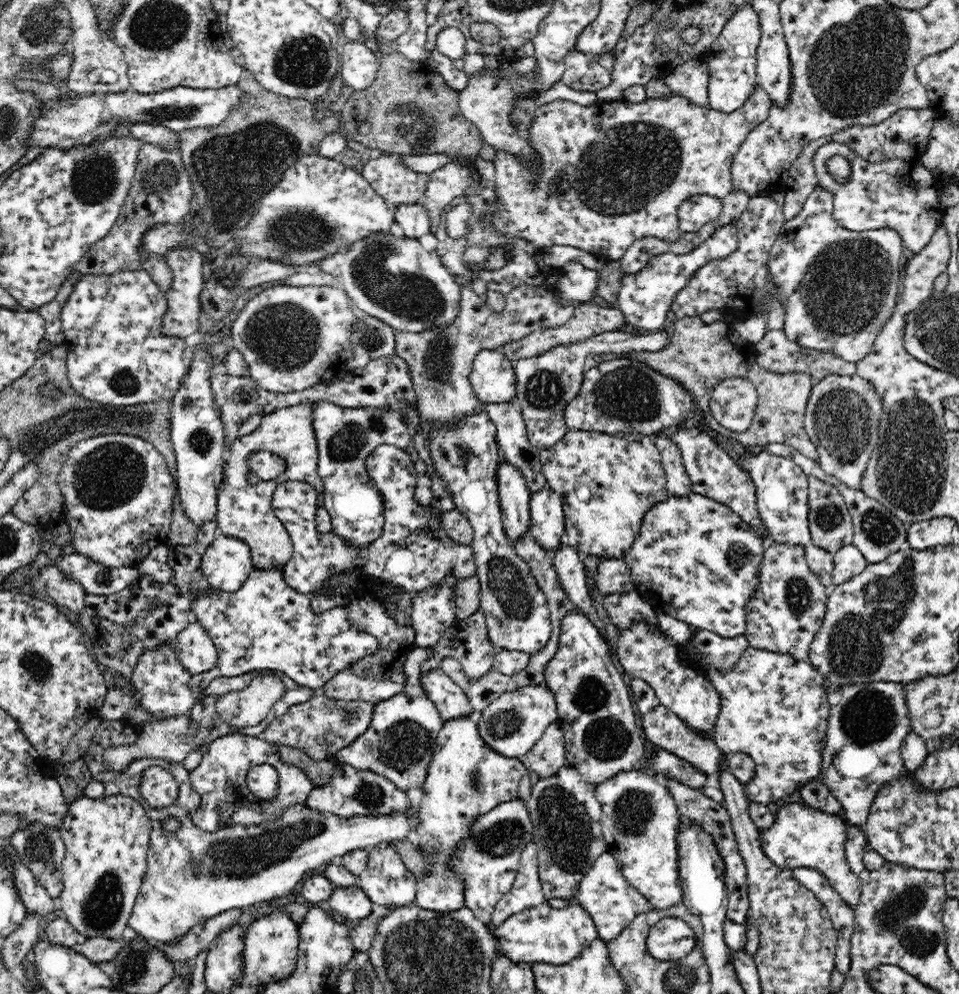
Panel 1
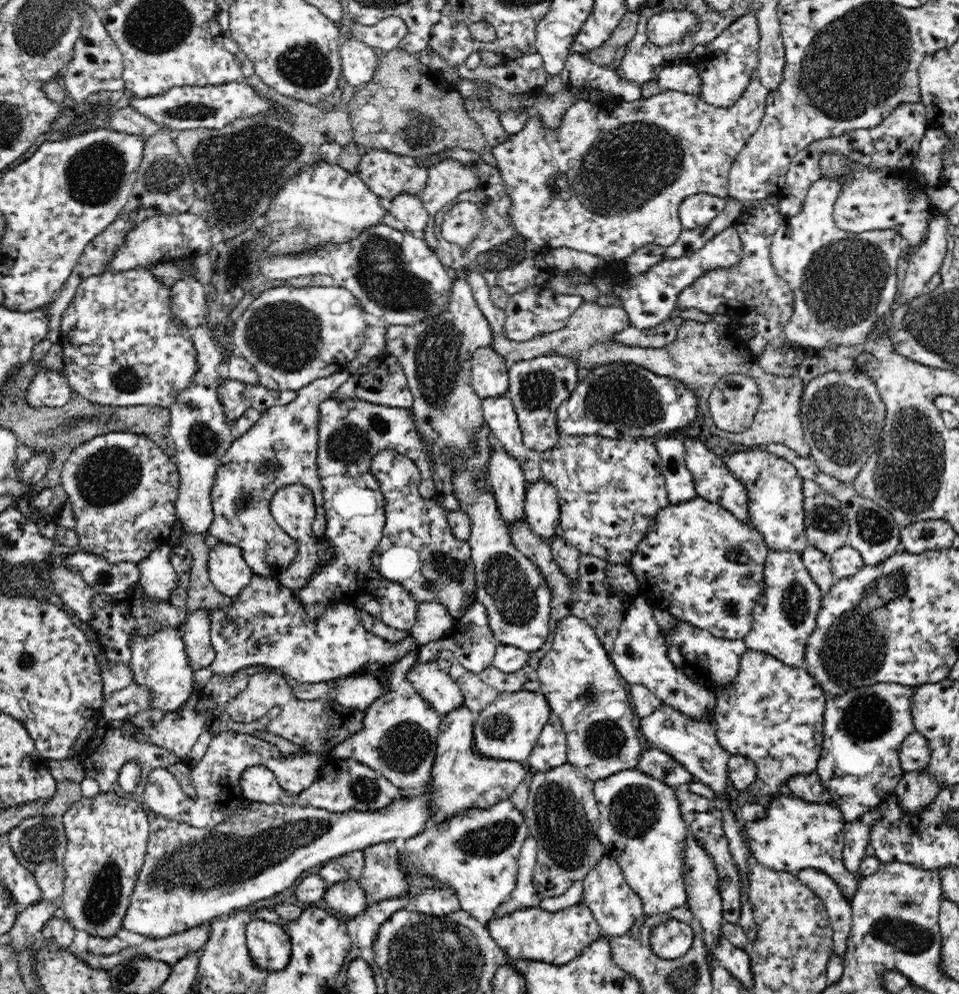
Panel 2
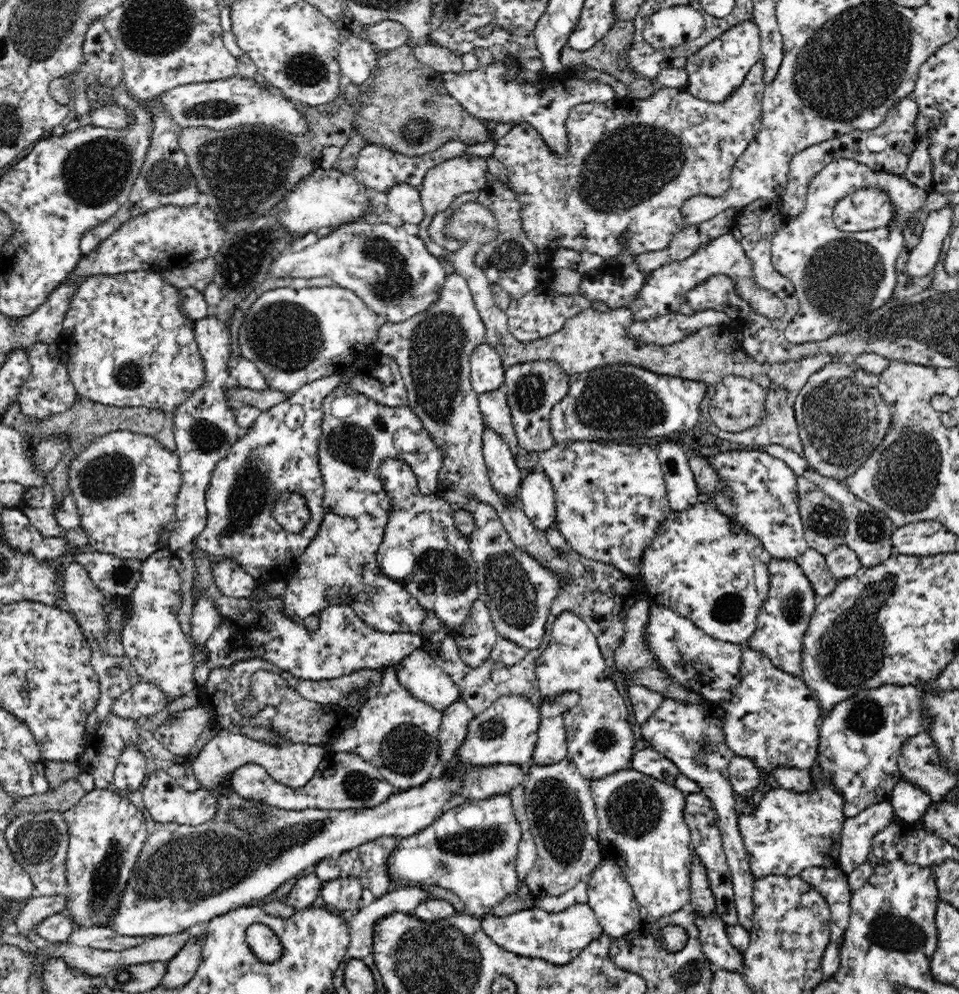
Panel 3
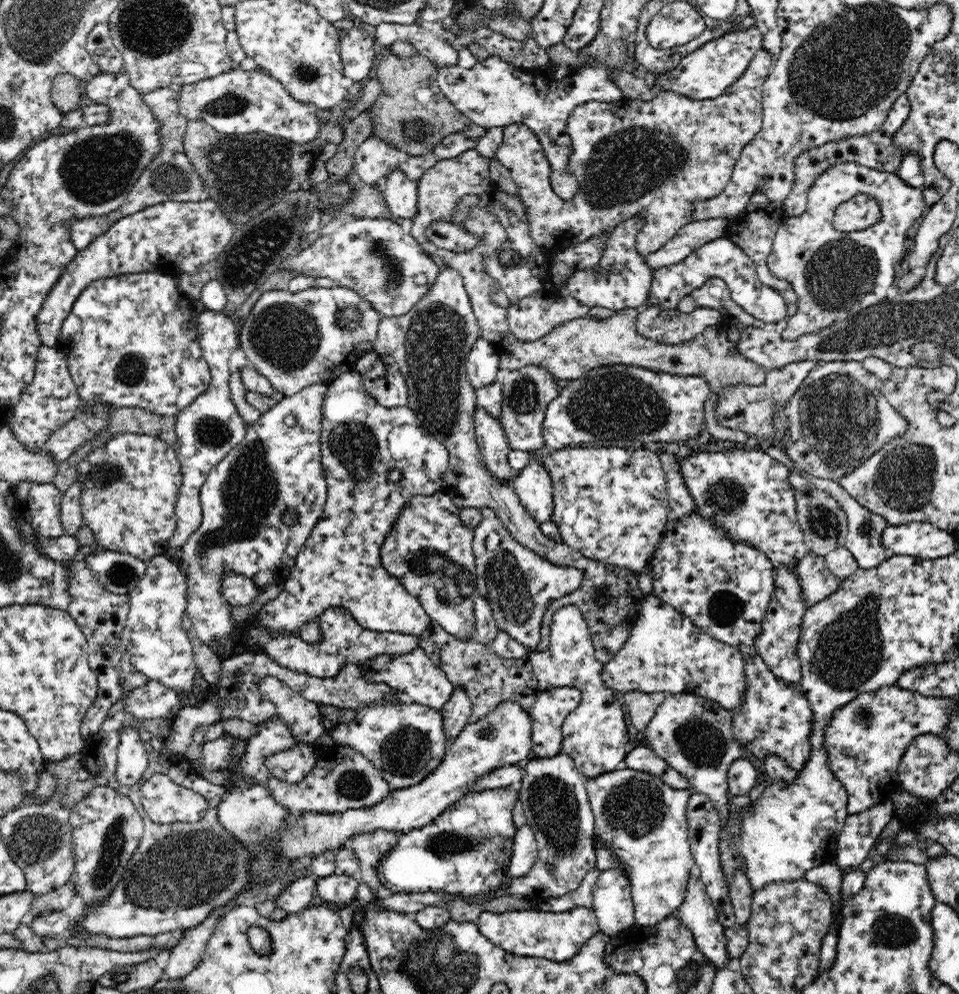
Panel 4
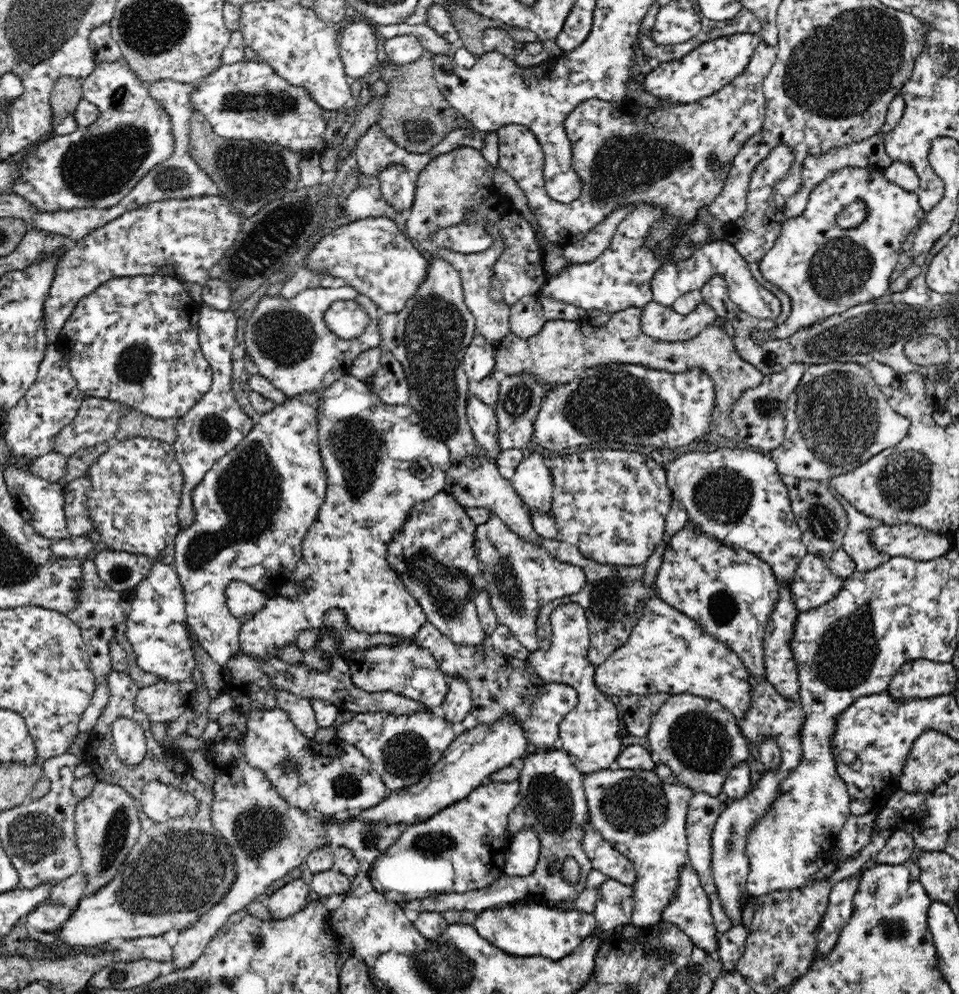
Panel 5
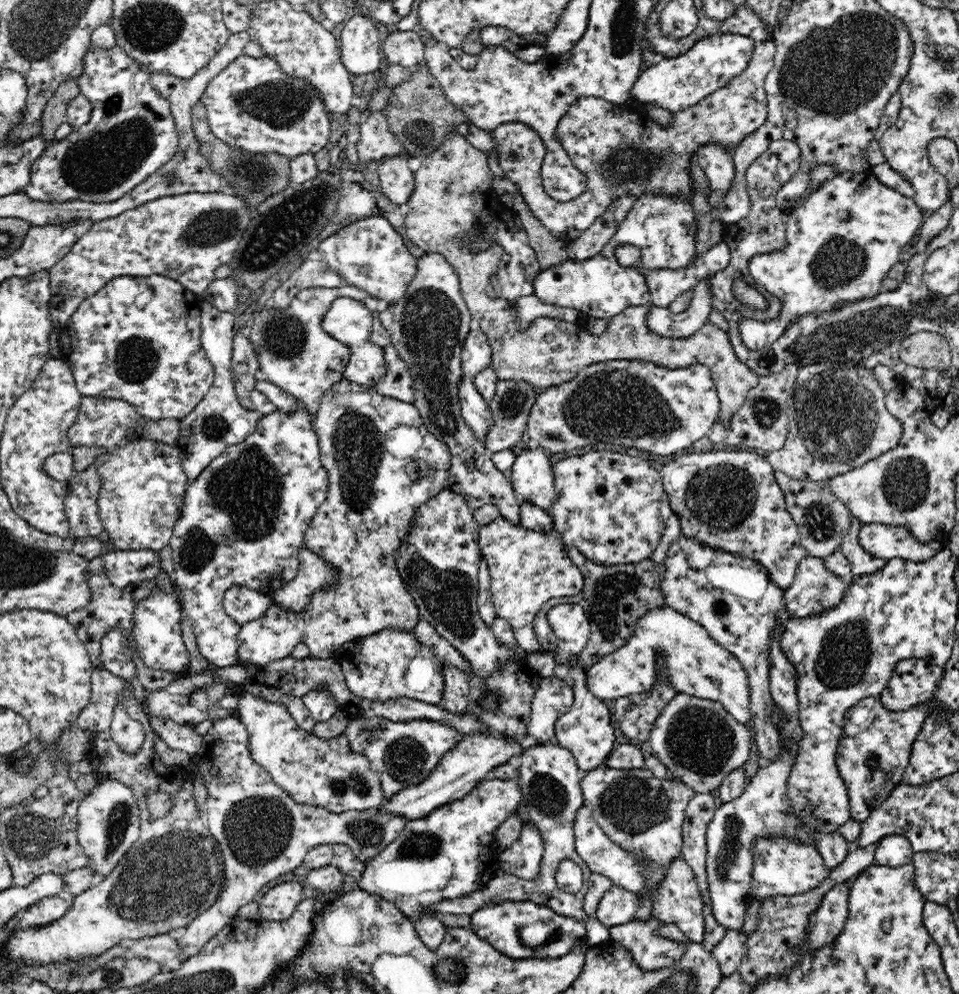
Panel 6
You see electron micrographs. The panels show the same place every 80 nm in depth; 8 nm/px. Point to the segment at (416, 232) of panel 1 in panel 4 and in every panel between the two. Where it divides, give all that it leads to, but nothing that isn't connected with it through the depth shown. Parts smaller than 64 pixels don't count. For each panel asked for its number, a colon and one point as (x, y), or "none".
2: (409, 209)
3: (403, 199)
4: (401, 194)

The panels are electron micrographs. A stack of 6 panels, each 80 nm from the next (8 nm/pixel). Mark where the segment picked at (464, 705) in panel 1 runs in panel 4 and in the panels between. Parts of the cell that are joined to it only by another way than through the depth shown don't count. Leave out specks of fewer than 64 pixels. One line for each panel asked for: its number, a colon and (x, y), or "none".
2: (428, 679)
3: (418, 673)
4: (414, 674)

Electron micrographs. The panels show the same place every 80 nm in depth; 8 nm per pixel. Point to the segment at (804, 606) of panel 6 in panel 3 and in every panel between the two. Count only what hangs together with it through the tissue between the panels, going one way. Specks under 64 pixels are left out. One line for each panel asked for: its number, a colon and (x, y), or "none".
3: (813, 563)
4: (817, 581)
5: (814, 584)

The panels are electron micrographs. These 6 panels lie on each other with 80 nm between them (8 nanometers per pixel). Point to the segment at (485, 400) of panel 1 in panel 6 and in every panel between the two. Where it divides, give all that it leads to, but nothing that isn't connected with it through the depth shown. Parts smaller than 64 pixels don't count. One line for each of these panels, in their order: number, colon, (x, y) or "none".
2: (490, 377)
3: (487, 374)
4: (482, 364)
5: (479, 360)
6: (476, 355)

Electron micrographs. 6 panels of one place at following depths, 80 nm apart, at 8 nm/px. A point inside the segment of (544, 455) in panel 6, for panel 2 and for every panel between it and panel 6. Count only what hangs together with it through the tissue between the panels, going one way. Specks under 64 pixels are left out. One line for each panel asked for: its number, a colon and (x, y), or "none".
2: (542, 510)
3: (536, 495)
4: (533, 484)
5: (532, 479)

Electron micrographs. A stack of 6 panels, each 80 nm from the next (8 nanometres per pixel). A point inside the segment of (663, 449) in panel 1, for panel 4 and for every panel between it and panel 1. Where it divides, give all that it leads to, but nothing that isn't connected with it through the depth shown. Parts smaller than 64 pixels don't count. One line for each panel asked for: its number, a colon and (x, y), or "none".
2: (679, 483)
3: (682, 491)
4: (680, 502)

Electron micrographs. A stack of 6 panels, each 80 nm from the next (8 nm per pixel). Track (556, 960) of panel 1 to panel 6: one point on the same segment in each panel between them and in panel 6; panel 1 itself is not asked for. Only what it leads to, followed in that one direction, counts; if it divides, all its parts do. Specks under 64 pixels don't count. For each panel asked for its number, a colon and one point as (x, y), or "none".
2: (535, 934)
3: (557, 937)
4: (557, 936)
5: (523, 929)
6: (519, 929)

